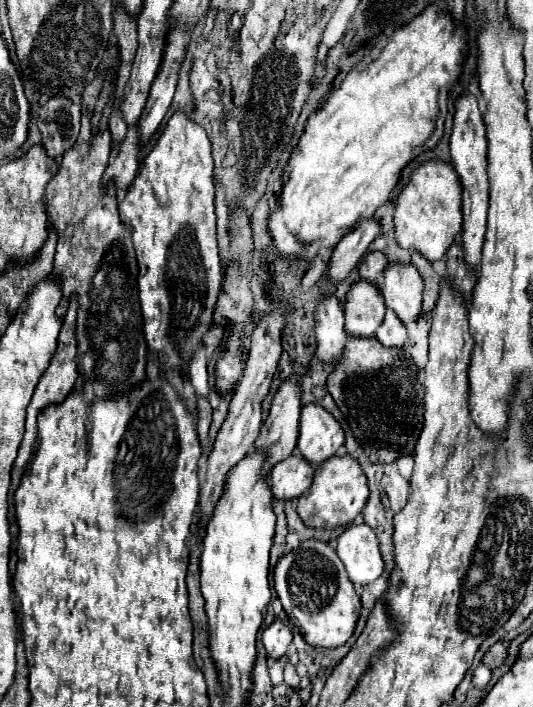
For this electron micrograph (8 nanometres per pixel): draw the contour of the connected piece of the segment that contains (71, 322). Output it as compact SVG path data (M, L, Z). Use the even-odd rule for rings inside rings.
M70 298L70 306L68 312L64 316L64 326L60 330L60 348L56 348L56 356L52 358L52 364L48 366L48 372L44 372L44 376L40 378L40 384L36 386L36 392L28 404L28 412L26 412L26 432L24 432L24 440L20 444L20 452L16 456L16 468L12 470L12 492L16 490L16 484L20 484L20 476L22 470L26 468L30 456L32 456L32 444L34 444L34 436L36 436L36 412L40 412L40 408L44 408L44 404L52 404L52 402L64 402L66 396L72 392L80 372L78 372L78 362L76 362L76 354L78 354L78 344L76 344L76 314L78 314L78 298Z

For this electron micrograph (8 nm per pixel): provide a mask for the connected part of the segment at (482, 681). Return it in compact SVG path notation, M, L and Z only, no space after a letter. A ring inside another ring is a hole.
M480 662L480 664L476 666L474 674L472 674L472 684L474 684L476 688L484 688L488 682L490 682L490 670L488 670L486 664Z

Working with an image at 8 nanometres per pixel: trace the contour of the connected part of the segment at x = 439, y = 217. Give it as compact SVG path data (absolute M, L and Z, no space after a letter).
M428 160L420 164L410 182L394 198L394 226L396 242L406 250L416 250L426 260L440 260L454 238L462 232L462 202L460 202L460 182L454 168L442 160Z

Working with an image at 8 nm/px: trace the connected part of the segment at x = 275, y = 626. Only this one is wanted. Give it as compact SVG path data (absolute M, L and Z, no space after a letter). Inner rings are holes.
M274 620L264 632L262 632L262 644L270 658L278 660L286 654L288 644L292 642L292 632L288 626L284 626L280 620Z

